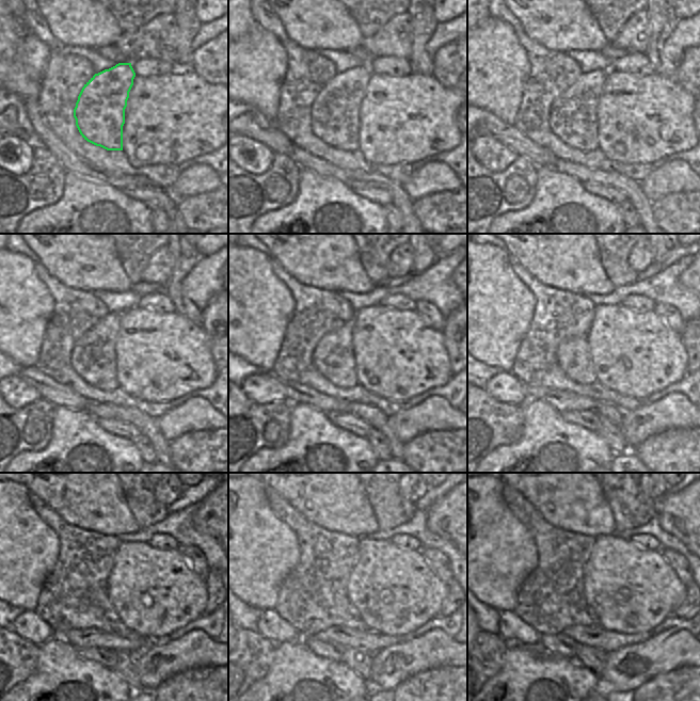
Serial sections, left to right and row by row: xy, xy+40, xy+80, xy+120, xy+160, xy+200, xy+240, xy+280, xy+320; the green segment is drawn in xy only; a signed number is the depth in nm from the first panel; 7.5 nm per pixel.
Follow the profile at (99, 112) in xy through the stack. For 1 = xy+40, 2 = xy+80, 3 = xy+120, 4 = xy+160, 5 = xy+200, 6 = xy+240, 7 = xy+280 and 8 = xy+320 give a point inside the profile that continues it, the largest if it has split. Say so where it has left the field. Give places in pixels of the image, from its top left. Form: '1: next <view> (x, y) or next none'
1: next xy+40 (335, 113)
2: next xy+80 (573, 115)
3: next xy+120 (93, 356)
4: next xy+160 (333, 356)
5: next xy+200 (573, 355)
6: next xy+240 (111, 615)
7: next xy+280 (353, 611)
8: next xy+320 (591, 612)

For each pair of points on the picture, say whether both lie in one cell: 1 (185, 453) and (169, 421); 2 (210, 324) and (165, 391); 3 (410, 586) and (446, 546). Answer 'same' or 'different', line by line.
1: different
2: different
3: different

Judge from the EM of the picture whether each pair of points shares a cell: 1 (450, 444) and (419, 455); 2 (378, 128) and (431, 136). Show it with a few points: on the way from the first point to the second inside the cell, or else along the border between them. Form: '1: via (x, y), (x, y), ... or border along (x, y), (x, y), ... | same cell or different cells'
1: via (443, 451), (440, 455), (427, 455) | same cell
2: via (391, 130), (418, 130) | same cell

